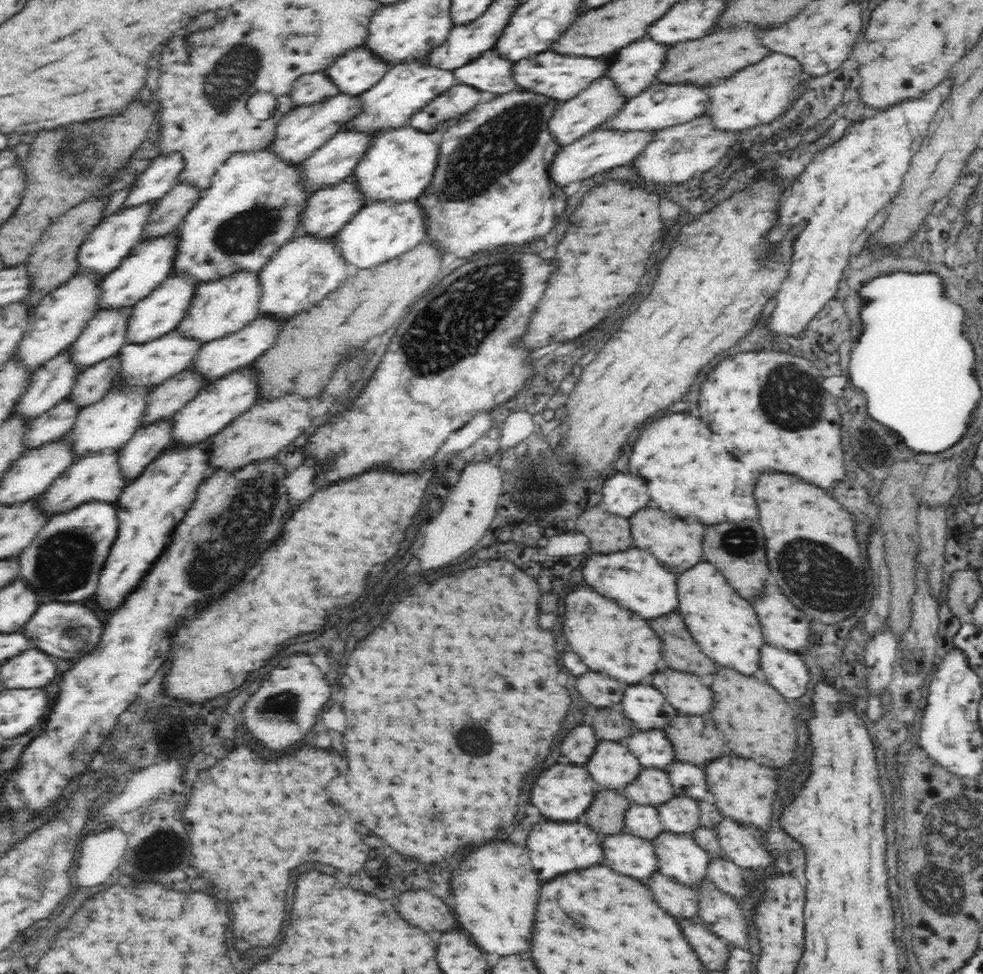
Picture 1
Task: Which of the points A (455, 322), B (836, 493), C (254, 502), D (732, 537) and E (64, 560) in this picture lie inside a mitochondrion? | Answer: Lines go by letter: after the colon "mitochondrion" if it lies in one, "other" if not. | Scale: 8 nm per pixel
A: mitochondrion
B: other
C: mitochondrion
D: mitochondrion
E: mitochondrion

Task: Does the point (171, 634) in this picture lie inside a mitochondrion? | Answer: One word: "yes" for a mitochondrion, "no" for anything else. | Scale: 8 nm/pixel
no

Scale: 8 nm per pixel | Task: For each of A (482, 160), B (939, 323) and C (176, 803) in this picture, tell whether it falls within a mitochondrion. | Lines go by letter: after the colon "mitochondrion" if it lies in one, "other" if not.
A: mitochondrion
B: other
C: other

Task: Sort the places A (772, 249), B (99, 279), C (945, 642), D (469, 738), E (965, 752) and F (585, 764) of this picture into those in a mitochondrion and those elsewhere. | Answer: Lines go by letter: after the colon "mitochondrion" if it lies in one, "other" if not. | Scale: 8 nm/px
A: other
B: other
C: other
D: mitochondrion
E: other
F: other

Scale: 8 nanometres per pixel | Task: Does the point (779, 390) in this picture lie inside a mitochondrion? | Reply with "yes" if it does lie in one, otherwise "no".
yes

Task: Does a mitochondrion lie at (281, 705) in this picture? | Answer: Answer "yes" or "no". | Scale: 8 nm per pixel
yes

